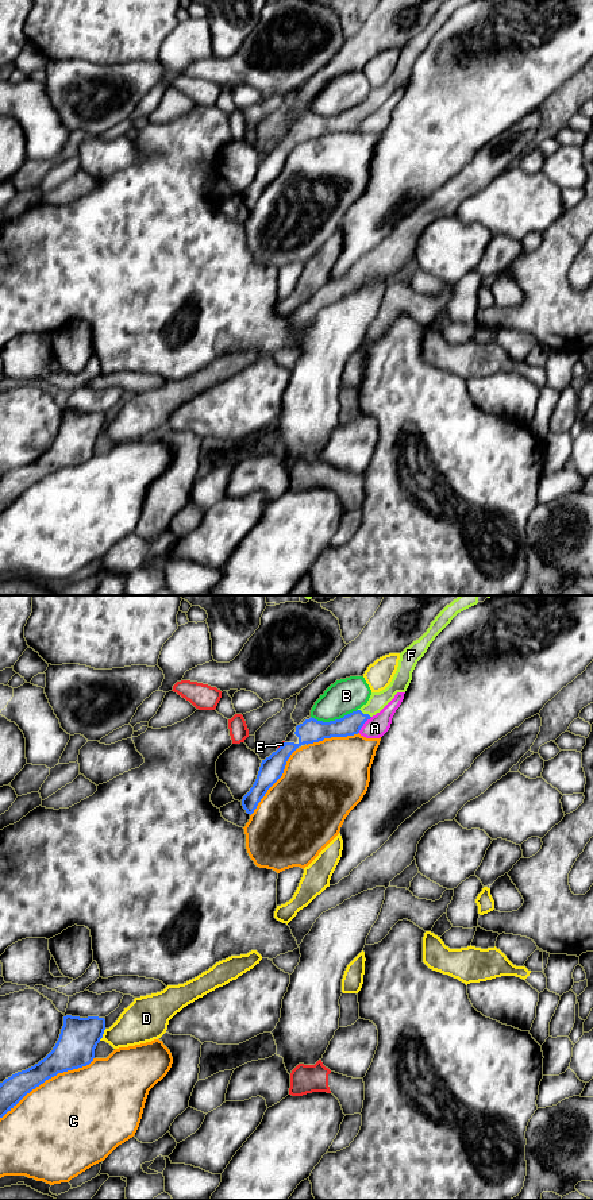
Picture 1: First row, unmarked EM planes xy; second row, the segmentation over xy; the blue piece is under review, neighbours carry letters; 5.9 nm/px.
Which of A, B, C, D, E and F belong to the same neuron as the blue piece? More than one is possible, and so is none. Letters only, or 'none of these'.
F

